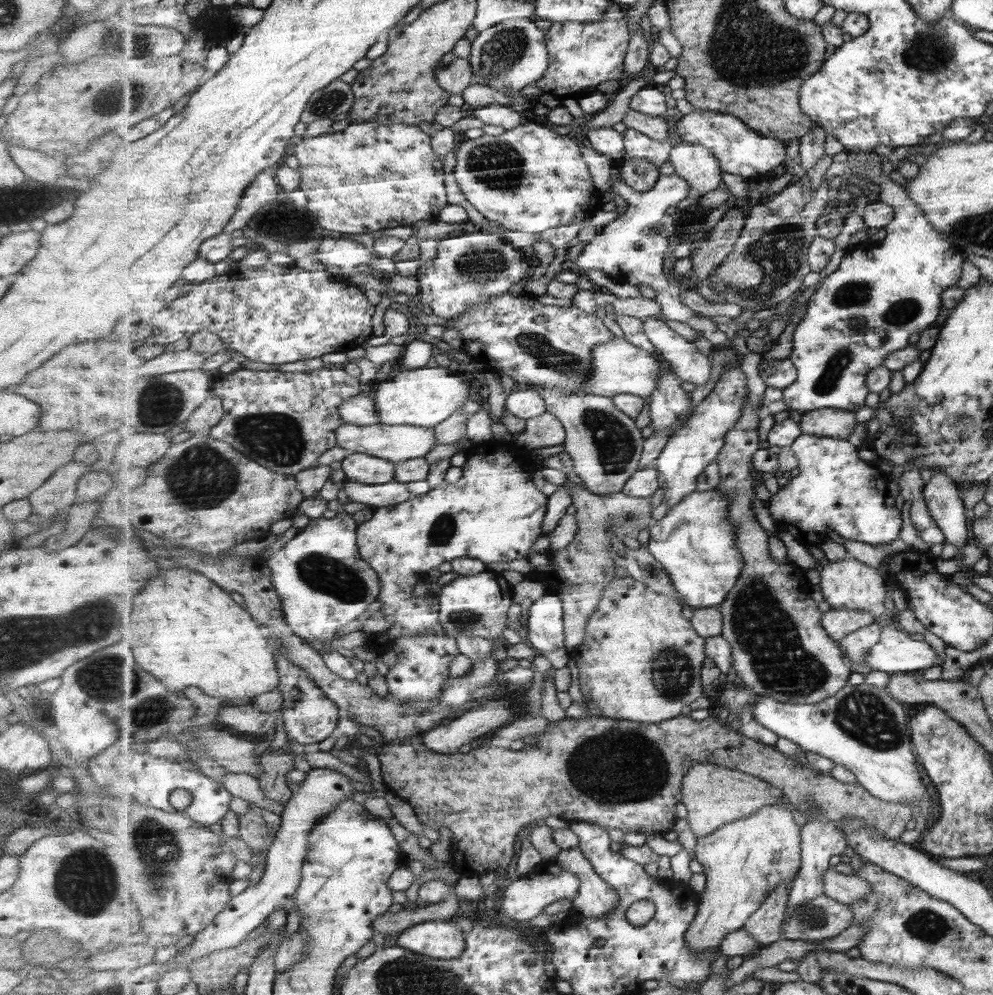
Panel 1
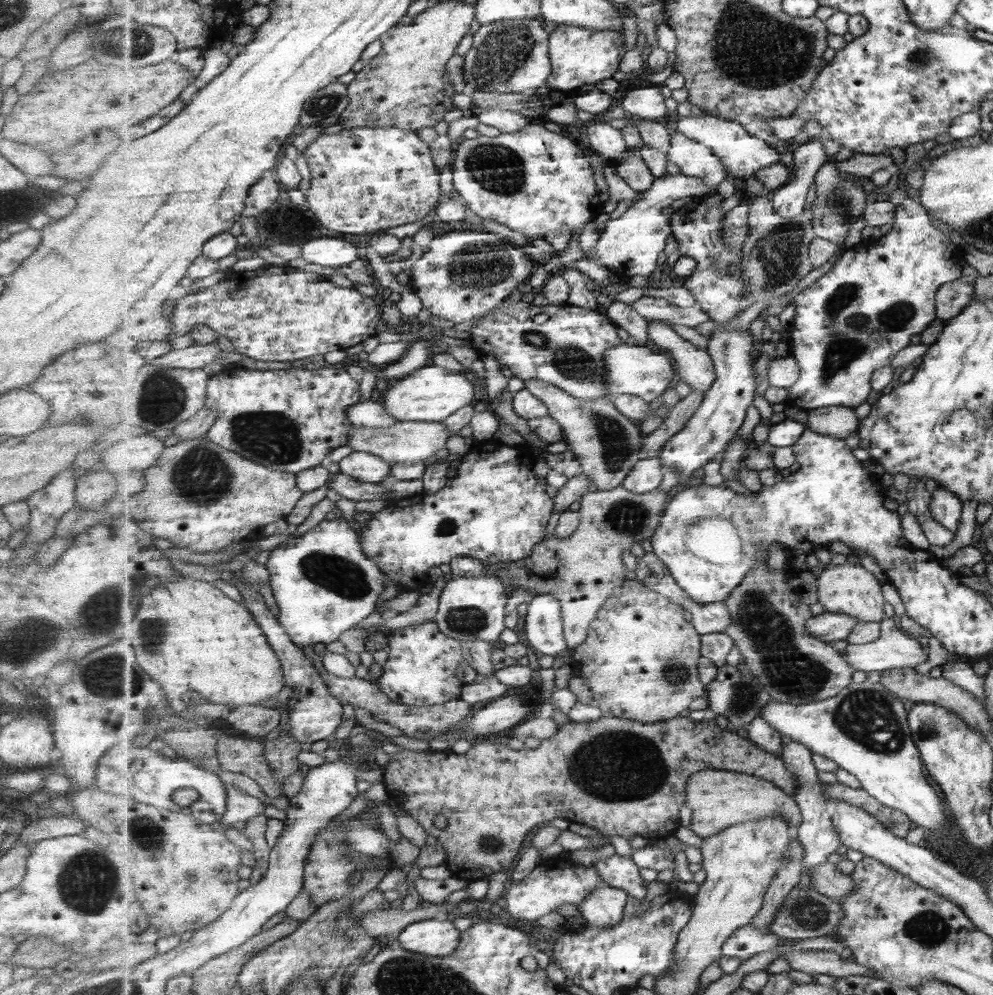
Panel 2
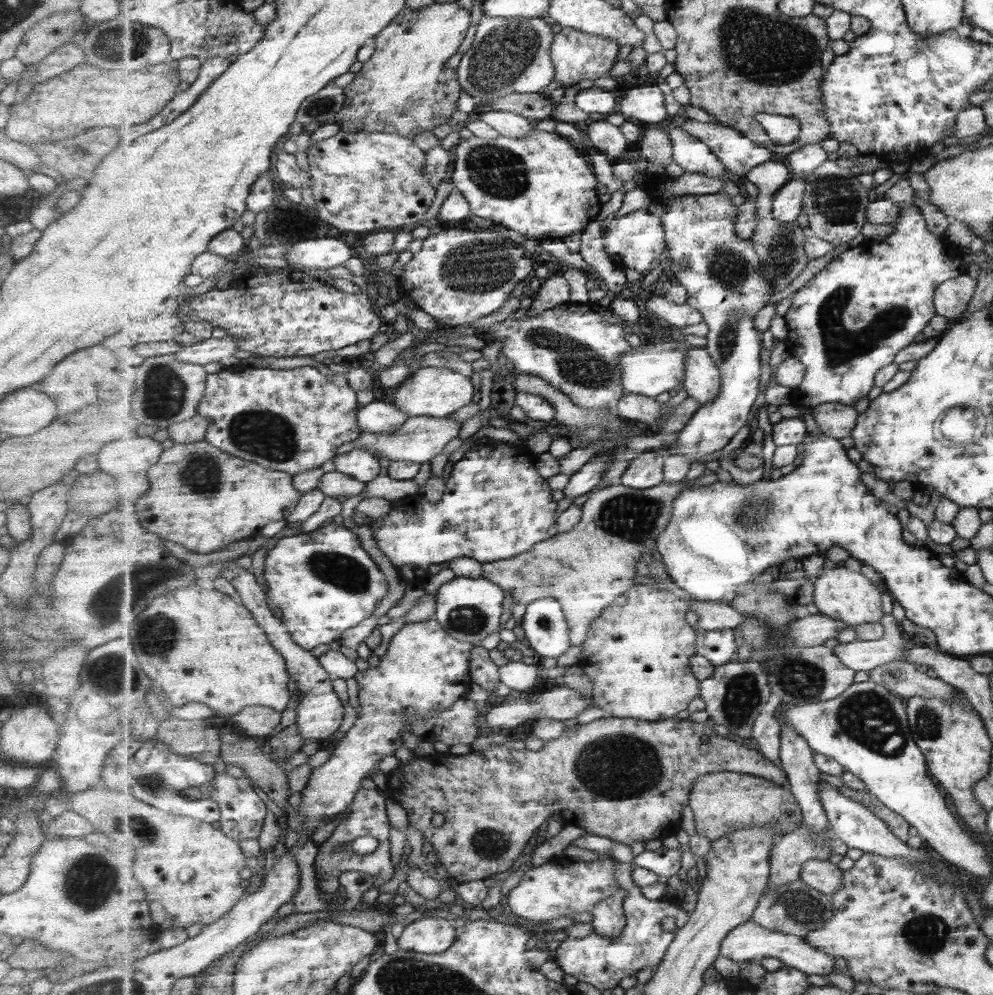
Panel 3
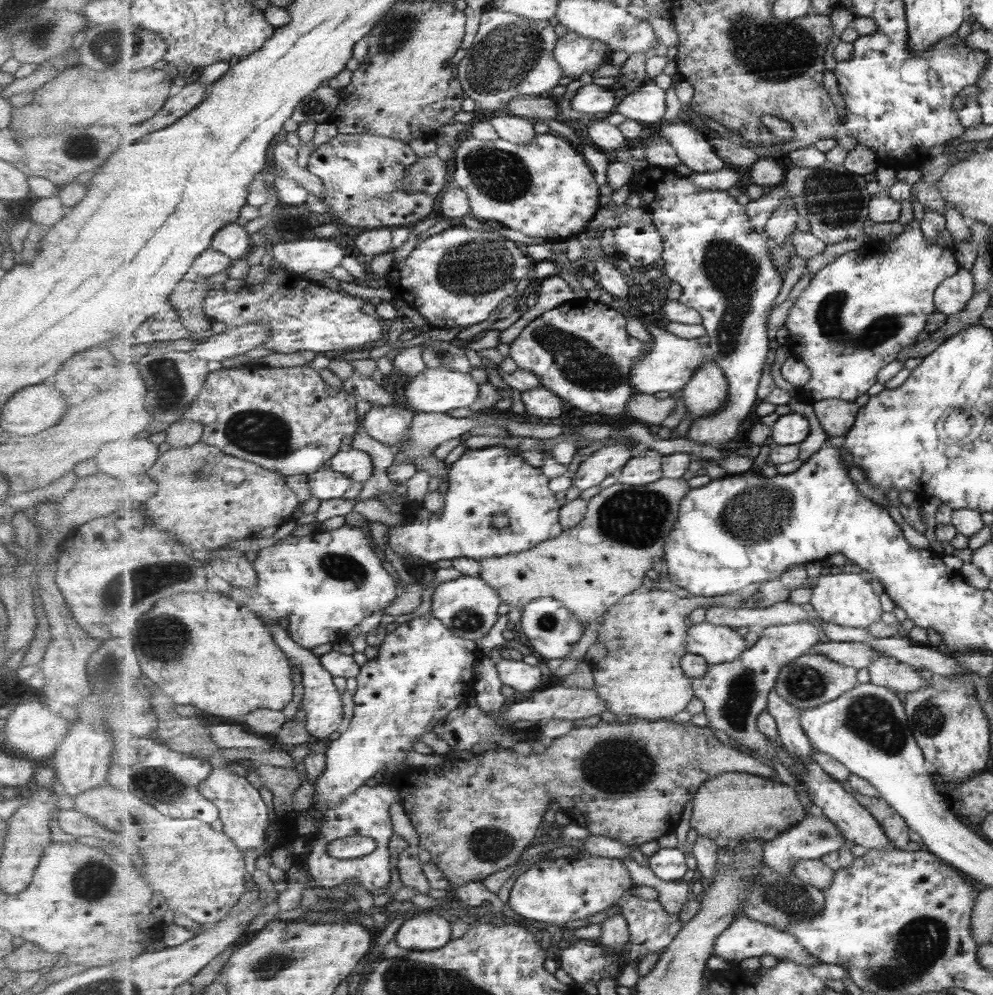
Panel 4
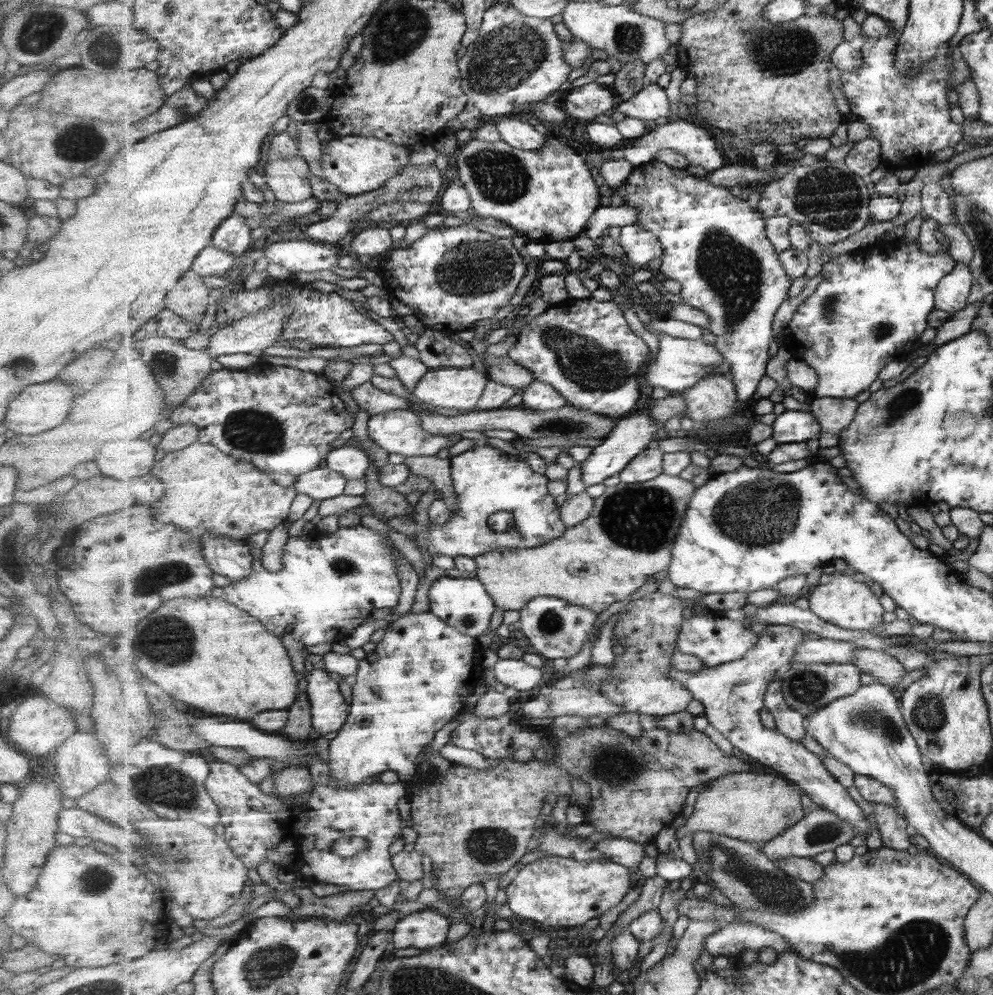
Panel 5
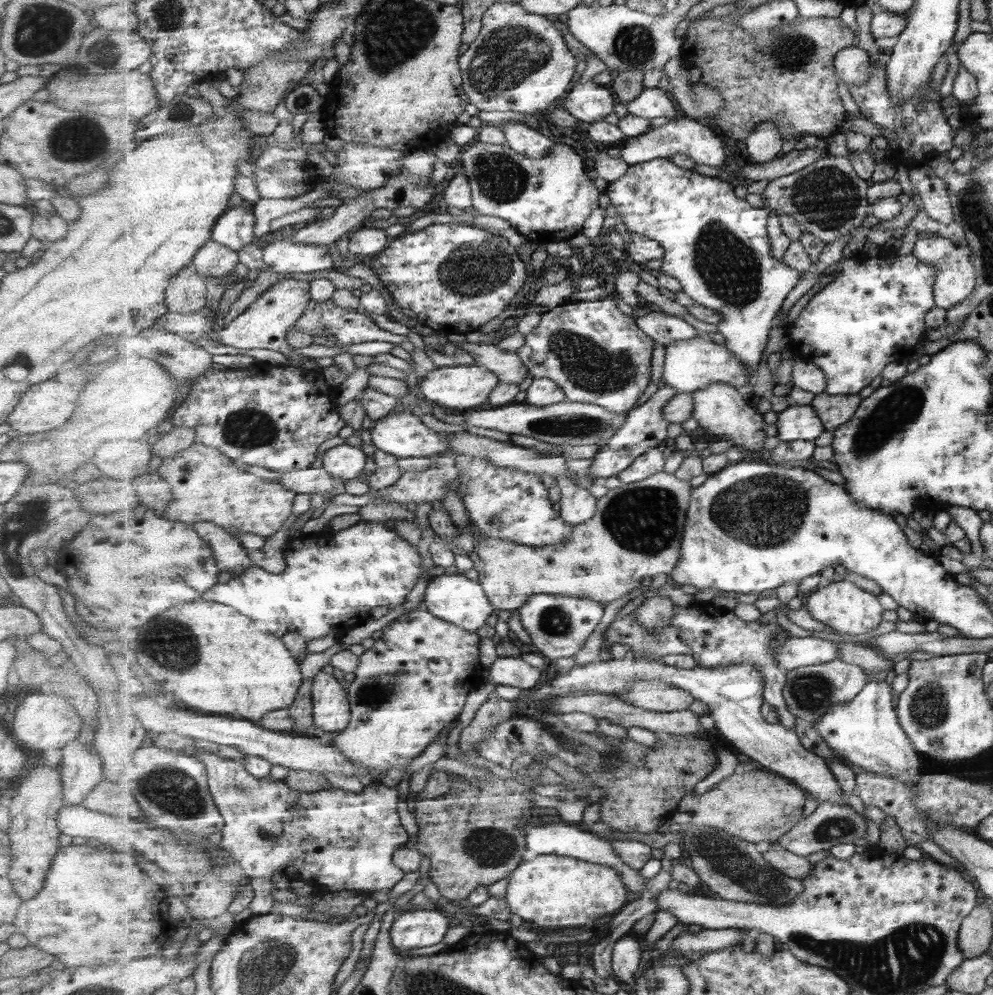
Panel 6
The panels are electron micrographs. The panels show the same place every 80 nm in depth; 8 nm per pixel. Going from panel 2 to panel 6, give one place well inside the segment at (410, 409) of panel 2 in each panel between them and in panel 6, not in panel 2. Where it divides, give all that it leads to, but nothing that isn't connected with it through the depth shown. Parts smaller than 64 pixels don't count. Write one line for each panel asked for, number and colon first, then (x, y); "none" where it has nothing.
3: (435, 392)
4: (436, 390)
5: (452, 388)
6: (465, 388)

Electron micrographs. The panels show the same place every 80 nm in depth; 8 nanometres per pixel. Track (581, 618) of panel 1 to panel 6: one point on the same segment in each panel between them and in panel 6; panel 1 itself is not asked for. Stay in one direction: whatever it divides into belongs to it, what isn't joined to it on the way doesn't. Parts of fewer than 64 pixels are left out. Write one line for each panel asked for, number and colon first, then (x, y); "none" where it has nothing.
2: (583, 571)
3: (588, 568)
4: (590, 568)
5: (629, 536)
6: (637, 532)

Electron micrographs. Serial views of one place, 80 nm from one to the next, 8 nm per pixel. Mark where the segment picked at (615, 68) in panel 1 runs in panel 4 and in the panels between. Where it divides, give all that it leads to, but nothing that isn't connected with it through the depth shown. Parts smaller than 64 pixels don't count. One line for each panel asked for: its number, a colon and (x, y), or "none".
2: (579, 56)
3: (577, 56)
4: (576, 54)

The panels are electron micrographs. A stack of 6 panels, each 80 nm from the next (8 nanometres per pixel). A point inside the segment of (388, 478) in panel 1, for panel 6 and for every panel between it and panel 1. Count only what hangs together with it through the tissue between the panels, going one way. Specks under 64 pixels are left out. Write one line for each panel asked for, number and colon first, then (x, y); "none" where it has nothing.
2: (365, 467)
3: (361, 464)
4: (356, 464)
5: (351, 462)
6: (344, 461)

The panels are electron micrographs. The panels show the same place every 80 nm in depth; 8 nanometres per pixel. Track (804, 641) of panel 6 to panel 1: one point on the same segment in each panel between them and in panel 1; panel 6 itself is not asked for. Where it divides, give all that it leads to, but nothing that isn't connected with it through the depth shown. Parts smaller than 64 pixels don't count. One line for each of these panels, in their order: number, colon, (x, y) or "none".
1: (896, 651)
2: (896, 649)
3: (864, 656)
4: (853, 654)
5: (810, 651)

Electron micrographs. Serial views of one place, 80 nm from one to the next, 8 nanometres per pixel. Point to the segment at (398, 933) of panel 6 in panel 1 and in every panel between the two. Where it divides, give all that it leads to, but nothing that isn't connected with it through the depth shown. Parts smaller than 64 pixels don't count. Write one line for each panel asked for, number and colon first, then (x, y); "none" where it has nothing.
1: (443, 940)
2: (435, 938)
3: (429, 935)
4: (426, 932)
5: (423, 930)

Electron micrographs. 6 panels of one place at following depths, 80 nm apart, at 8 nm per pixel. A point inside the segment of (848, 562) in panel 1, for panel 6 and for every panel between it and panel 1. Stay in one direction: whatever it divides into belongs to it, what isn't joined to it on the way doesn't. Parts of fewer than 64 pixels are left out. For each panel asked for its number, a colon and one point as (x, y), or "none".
2: (849, 589)
3: (843, 594)
4: (846, 599)
5: (845, 601)
6: (849, 609)

